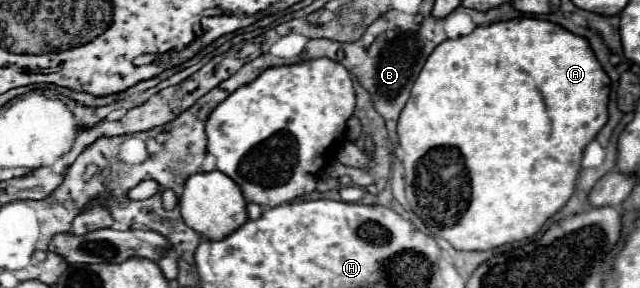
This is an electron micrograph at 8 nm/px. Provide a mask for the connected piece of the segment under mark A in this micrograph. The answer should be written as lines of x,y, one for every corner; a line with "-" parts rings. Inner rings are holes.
518,17
512,21
492,23
488,27
476,27
470,35
448,39
426,59
422,73
418,75
410,101
400,113
398,119
398,141
400,141
400,159
404,165
404,181
406,181
406,199
412,211
422,219
422,223
432,231
432,235
440,235
446,239
456,251
488,251
502,247
506,243
530,239
544,223
556,215
572,197
576,177
582,163
582,153
586,145
596,139
598,131
608,121
608,95
610,95
610,79
596,61
586,39
566,31
560,25
550,21
534,19
534,17

